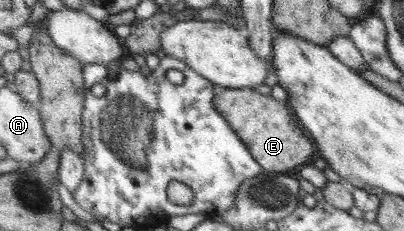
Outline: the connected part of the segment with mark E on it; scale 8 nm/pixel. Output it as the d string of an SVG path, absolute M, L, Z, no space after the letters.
M213 84L214 108L228 120L230 127L246 145L264 170L285 174L298 165L309 165L316 157L315 143L294 118L288 104L252 88L226 88Z

